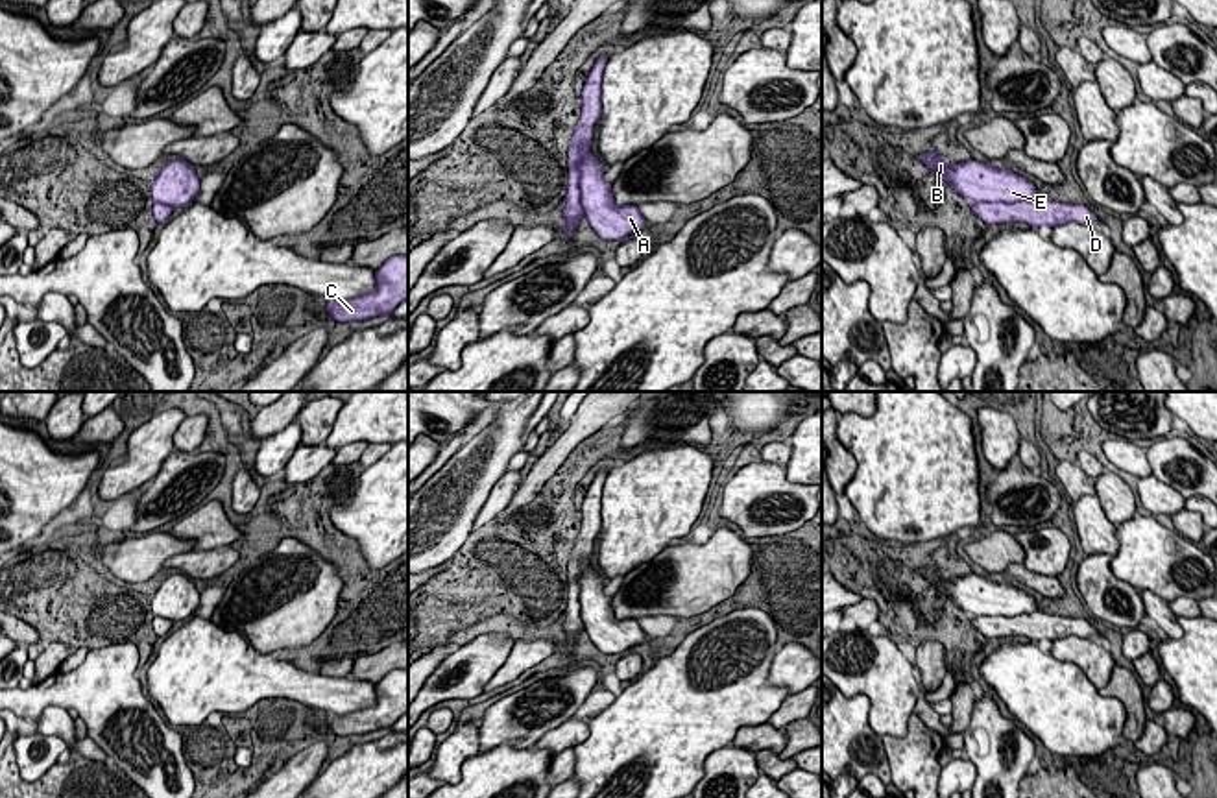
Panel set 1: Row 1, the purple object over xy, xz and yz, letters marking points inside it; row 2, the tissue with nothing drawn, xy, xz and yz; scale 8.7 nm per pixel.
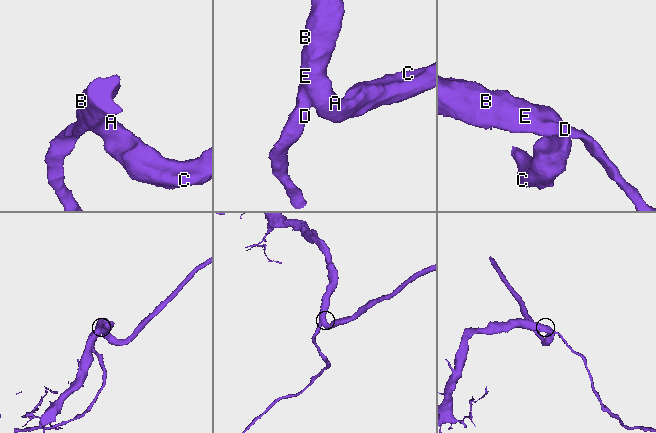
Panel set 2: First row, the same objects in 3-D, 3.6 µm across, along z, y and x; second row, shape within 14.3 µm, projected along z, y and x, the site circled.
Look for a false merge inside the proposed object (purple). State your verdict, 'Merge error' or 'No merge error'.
No merge error

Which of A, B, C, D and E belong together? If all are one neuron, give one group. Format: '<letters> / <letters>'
A B C D E

